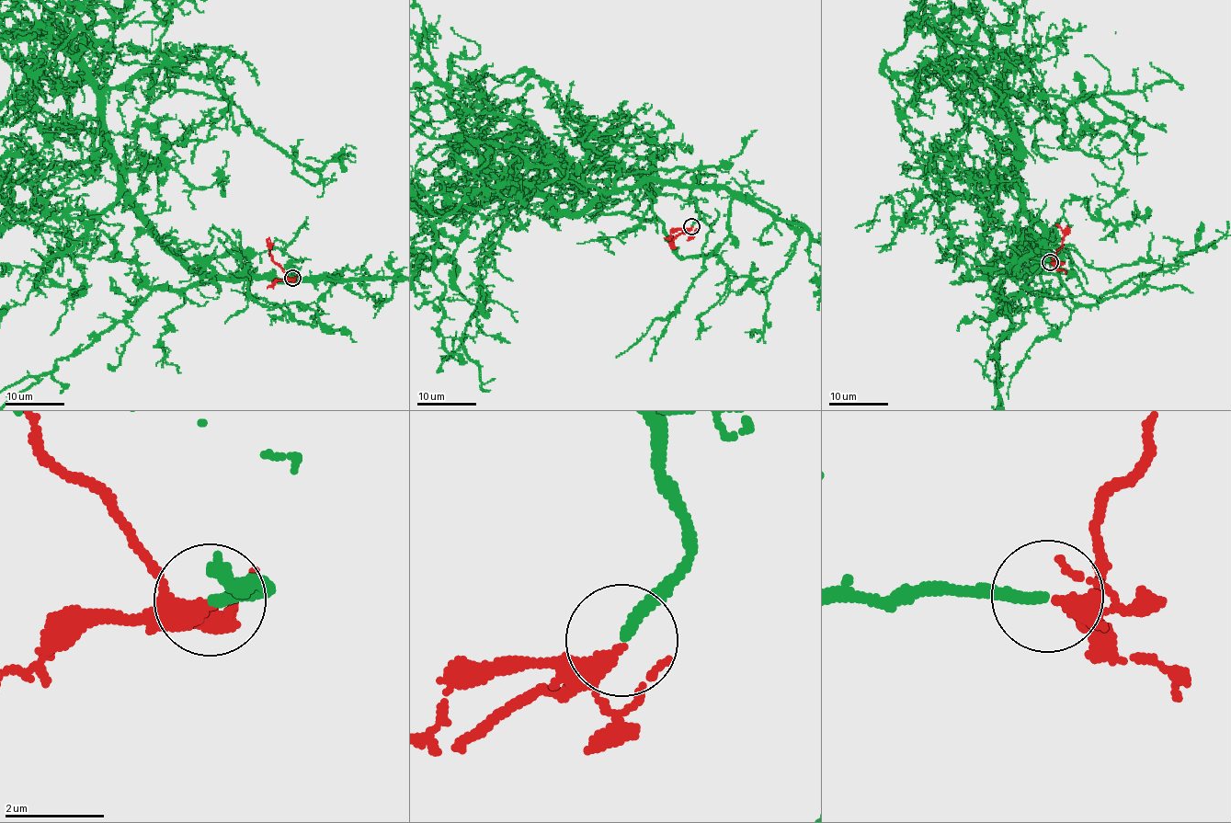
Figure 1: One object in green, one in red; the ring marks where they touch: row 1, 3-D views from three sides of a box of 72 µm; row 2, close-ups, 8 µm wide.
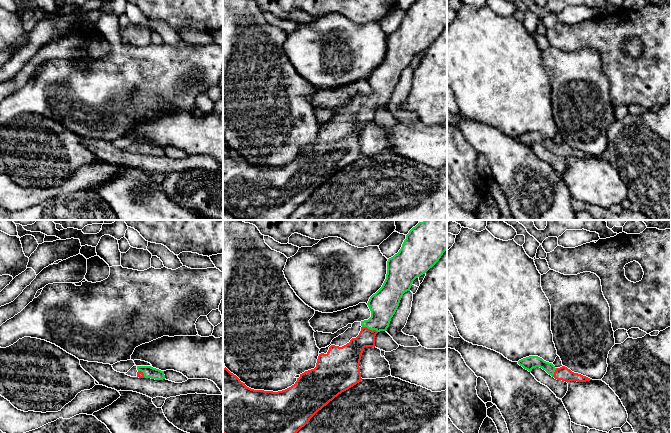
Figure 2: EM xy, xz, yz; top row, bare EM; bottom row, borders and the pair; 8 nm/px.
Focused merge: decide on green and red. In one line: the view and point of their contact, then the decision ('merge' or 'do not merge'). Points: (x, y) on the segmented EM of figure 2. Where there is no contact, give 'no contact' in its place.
xz (370, 329) | merge

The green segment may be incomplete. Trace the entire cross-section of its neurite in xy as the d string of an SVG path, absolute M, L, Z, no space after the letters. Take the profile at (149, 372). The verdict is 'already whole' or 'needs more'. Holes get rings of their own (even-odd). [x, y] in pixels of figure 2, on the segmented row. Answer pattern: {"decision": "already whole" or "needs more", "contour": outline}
{"decision": "needs more", "contour": "M137 366L137 370L137 377L139 378L151 378L155 380L165 379L164 371L151 366Z"}

